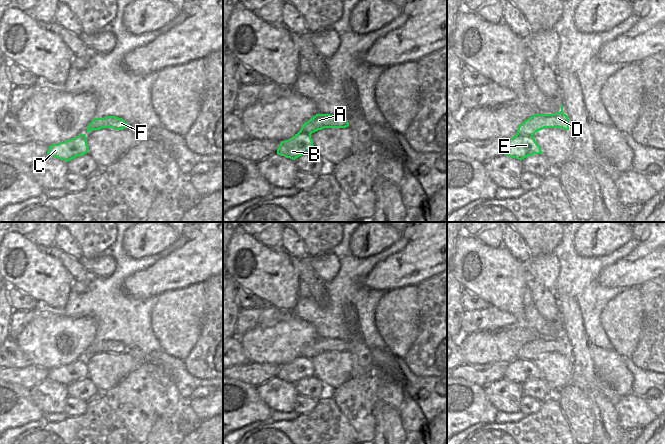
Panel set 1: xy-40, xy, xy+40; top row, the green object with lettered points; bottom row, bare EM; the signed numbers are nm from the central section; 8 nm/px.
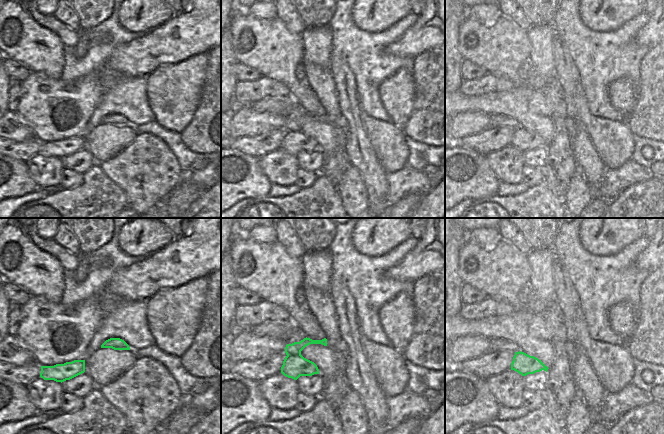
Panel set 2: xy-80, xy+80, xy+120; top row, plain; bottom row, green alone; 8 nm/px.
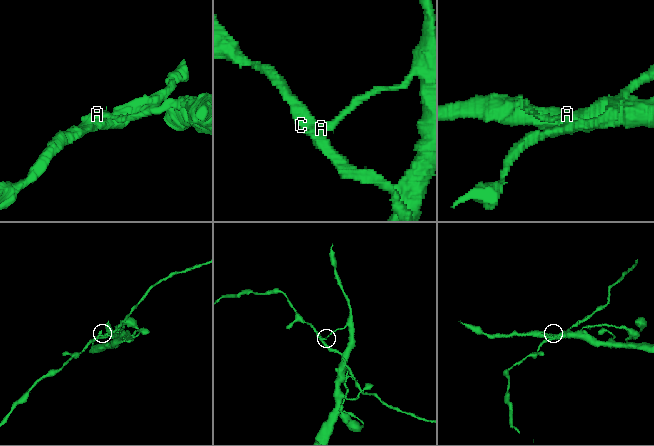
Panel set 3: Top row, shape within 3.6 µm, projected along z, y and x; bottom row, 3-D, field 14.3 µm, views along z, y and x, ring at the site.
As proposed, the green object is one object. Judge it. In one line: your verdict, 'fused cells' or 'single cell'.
fused cells

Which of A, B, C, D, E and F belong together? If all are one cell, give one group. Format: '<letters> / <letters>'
A D F / B C E

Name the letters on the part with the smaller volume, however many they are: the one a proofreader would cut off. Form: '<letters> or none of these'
B, C, E

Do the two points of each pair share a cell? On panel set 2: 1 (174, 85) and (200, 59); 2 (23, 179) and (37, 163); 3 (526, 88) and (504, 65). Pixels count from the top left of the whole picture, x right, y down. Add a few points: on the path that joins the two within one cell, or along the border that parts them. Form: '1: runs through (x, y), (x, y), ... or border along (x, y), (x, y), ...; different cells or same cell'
1: runs through (180, 79), (194, 65); same cell
2: border along (26, 162), (32, 180), (39, 187); different cells
3: border along (524, 83), (515, 86); different cells

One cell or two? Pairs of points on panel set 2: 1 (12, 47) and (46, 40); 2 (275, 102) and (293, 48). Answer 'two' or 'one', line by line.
1: one
2: two

